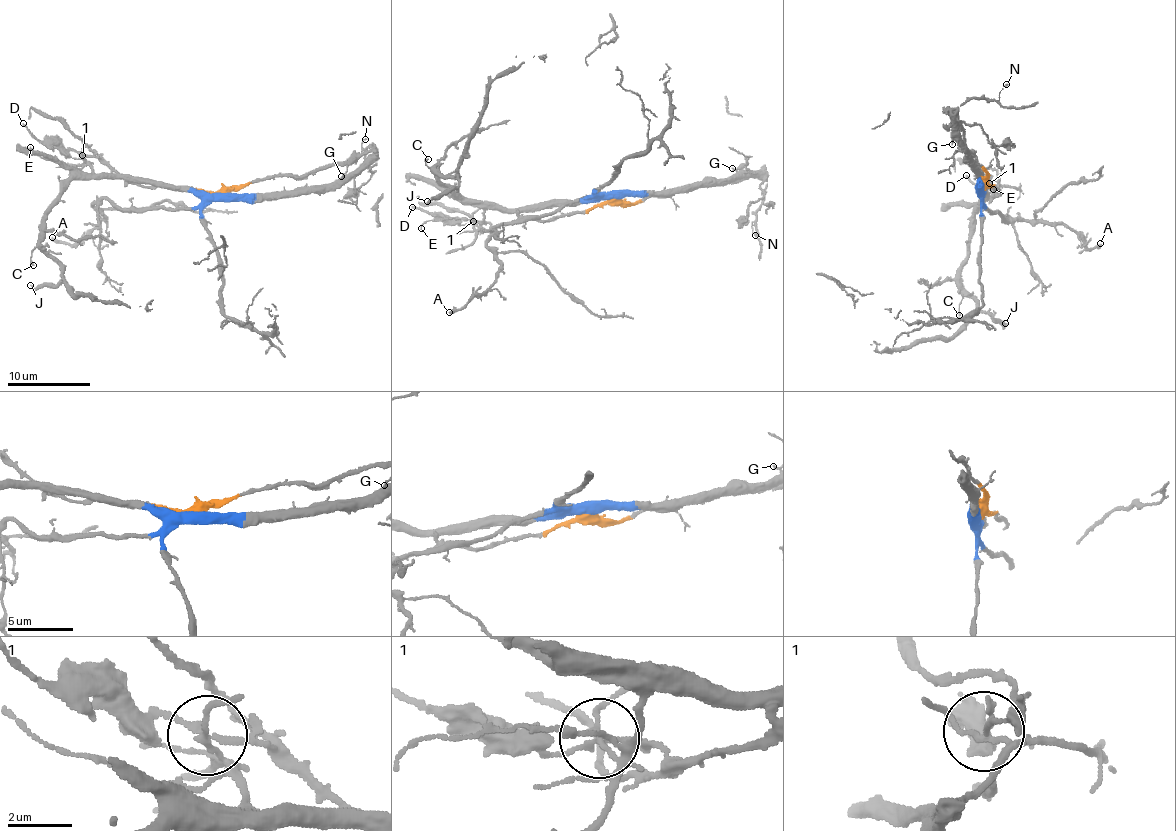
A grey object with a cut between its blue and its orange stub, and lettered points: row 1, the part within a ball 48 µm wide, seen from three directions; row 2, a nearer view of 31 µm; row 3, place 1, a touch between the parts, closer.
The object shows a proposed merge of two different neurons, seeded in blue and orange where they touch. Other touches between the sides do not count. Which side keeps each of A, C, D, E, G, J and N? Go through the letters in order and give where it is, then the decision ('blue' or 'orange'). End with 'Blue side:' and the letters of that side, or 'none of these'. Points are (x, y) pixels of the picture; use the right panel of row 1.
A: at (1100, 243); blue
C: at (959, 315); blue
D: at (966, 175); orange
E: at (993, 189); blue
G: at (952, 144); orange
J: at (1005, 323); blue
N: at (1006, 84); blue
Blue side: A, C, E, J, N

